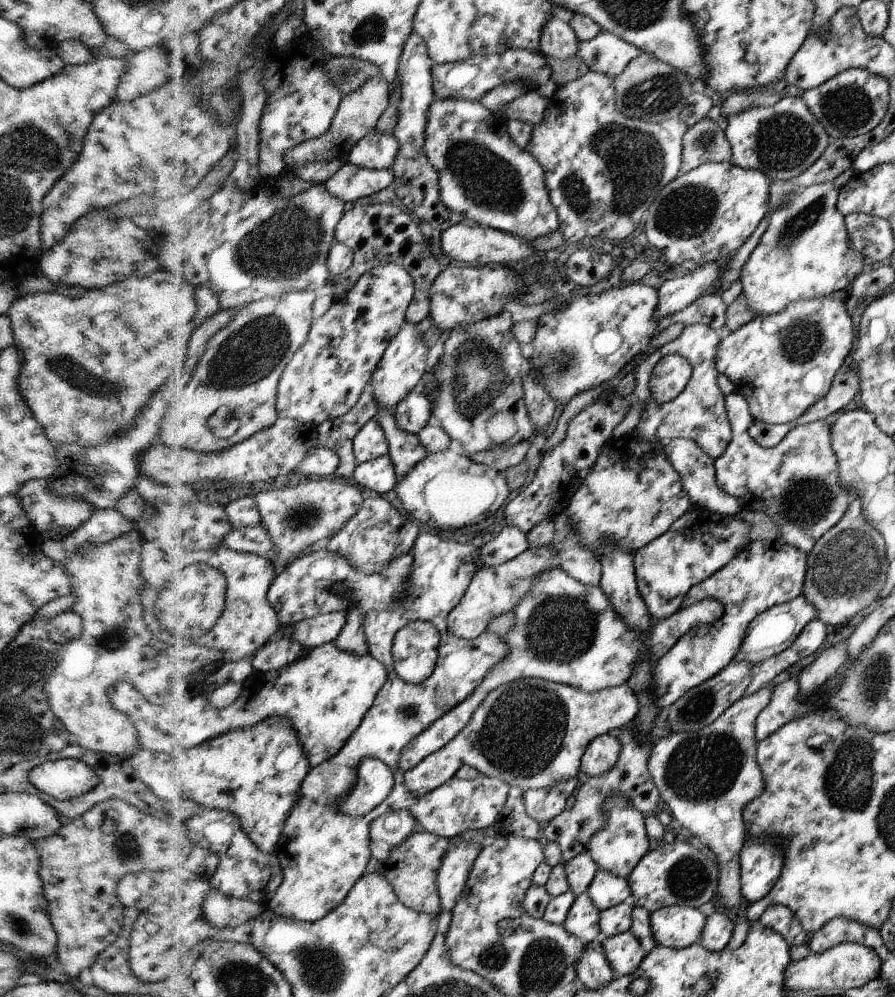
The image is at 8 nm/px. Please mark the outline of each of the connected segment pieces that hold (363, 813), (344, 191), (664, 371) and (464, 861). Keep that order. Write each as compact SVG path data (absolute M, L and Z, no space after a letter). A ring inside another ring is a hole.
M374 756L368 757L361 762L360 778L356 788L347 799L341 799L337 805L341 806L341 812L352 817L366 817L377 808L393 793L397 786L395 770L383 760Z
M346 163L328 182L328 188L344 202L356 202L382 192L395 180L394 170L369 169Z
M679 354L664 357L655 366L654 377L651 378L651 393L660 403L673 401L689 383L692 365Z
M453 840L451 849L448 849L447 856L443 858L438 876L439 897L445 911L451 911L460 903L471 866L480 852L482 852L480 843Z

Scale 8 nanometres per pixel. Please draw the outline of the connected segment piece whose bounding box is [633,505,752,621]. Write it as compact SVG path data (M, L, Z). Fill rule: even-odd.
M692 505L662 537L633 554L635 580L652 620L661 621L678 612L692 586L719 572L751 542L750 523Z

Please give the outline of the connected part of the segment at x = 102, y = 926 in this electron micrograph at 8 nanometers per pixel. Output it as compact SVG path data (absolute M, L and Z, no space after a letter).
M119 798L102 801L86 814L71 821L64 820L56 834L34 842L41 856L40 876L48 901L52 928L57 934L56 961L68 976L78 976L84 968L91 968L100 954L122 935L125 907L117 898L117 886L124 875L187 868L197 848L185 823L160 820Z

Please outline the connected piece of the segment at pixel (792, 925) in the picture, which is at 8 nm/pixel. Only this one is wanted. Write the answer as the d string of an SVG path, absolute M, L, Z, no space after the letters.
M770 905L759 921L783 935L790 946L800 946L808 942L803 923L788 907Z

